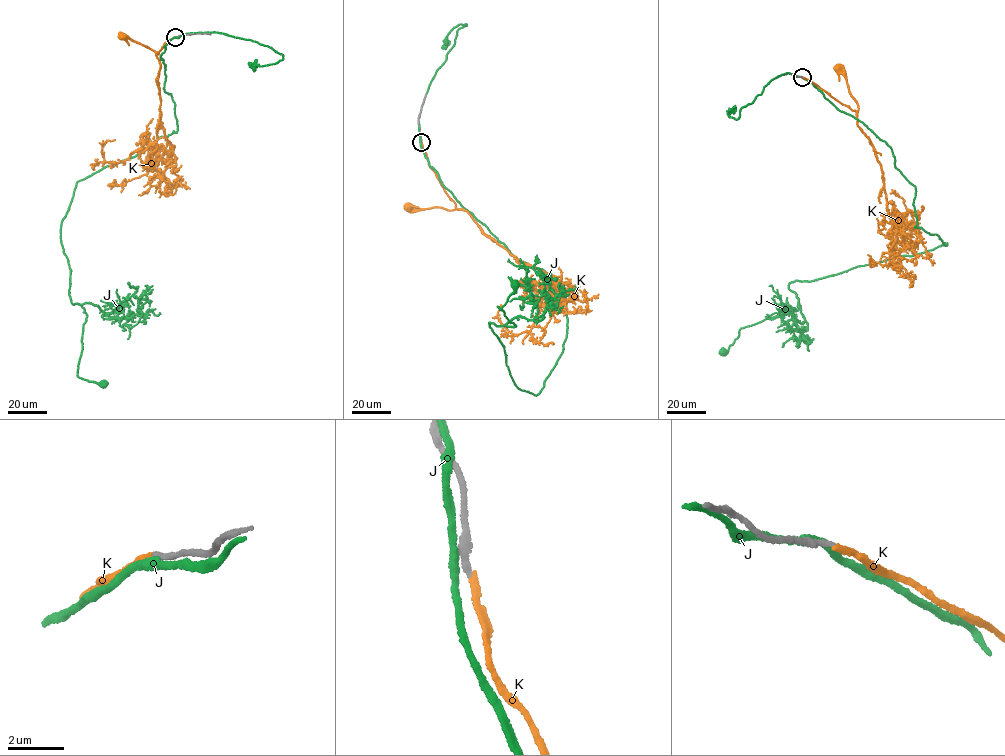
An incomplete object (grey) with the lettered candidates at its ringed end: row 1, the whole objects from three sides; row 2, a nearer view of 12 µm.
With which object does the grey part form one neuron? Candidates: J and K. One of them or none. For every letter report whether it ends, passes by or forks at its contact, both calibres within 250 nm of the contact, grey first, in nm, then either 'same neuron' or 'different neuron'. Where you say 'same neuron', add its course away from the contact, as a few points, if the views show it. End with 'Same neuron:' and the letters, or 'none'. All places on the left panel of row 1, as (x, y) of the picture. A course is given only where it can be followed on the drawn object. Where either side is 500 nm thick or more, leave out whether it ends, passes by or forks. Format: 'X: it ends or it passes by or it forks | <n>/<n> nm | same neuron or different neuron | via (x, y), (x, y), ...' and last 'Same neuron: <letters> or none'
J: it passes by | 280/280 nm | different neuron
K: it ends | 200/240 nm | same neuron | via (175, 37), (163, 45), (156, 56), (151, 49), (122, 37)
Same neuron: K

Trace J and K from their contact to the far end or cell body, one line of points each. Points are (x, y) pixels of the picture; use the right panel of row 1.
J: (800, 76), (890, 147), (915, 187), (915, 228), (946, 245), (792, 282), (797, 310), (740, 329), (723, 351)
K: (802, 77), (857, 113), (857, 104), (838, 69)

